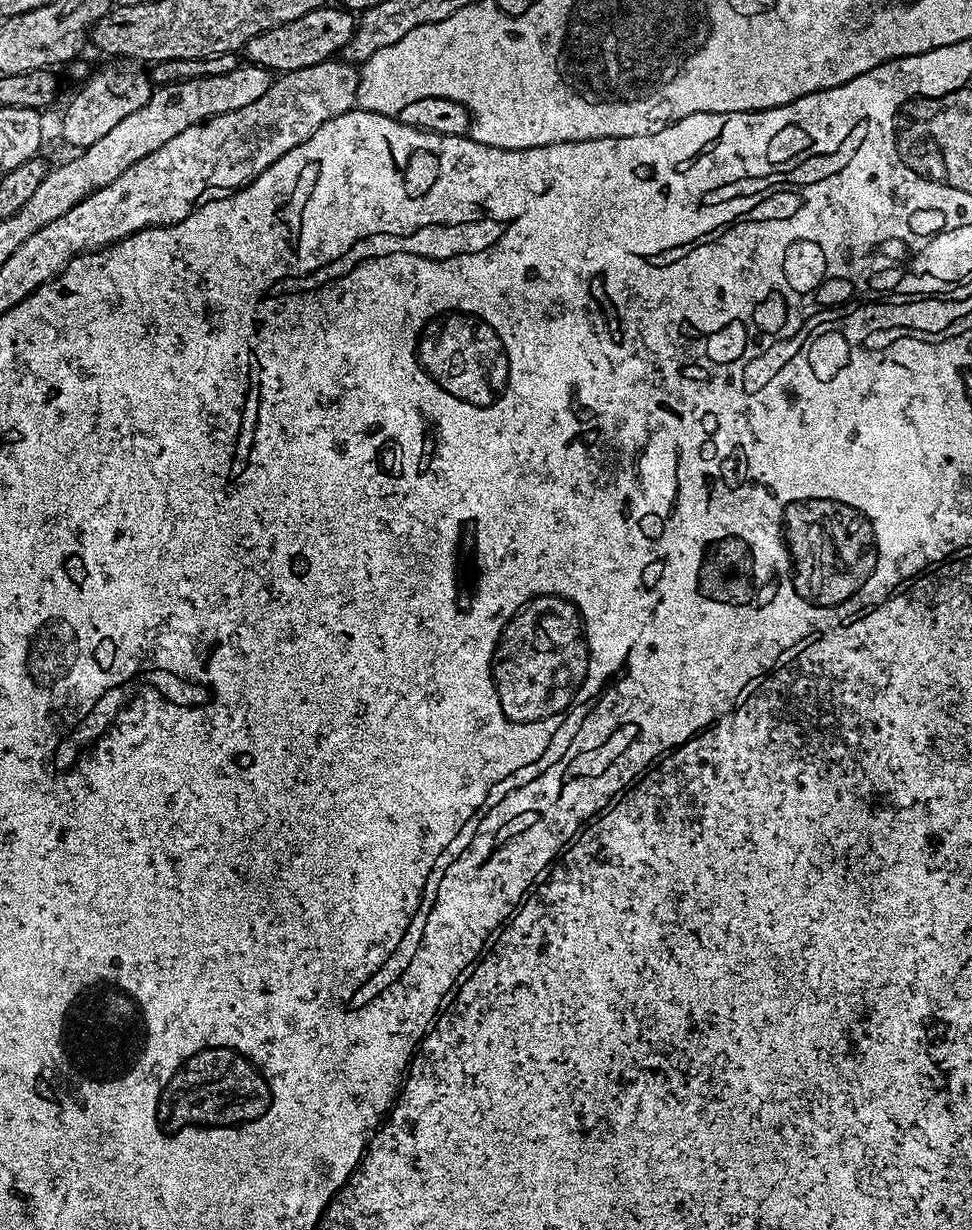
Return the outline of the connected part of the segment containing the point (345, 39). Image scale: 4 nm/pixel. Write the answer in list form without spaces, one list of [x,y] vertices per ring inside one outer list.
[[[325,6],[310,10],[310,14],[302,14],[302,18],[294,18],[294,22],[274,26],[274,30],[266,30],[250,38],[242,52],[243,55],[248,55],[245,56],[247,63],[267,68],[273,74],[306,70],[306,66],[318,66],[339,57],[354,34],[357,19],[357,13],[344,6]]]

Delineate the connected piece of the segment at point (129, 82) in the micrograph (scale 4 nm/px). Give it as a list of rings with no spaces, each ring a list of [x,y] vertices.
[[[112,62],[109,68],[100,68],[92,77],[89,75],[83,81],[85,84],[81,86],[80,93],[69,102],[60,128],[64,131],[65,142],[73,144],[73,149],[83,150],[94,146],[94,142],[114,130],[122,118],[130,118],[134,110],[142,110],[142,106],[150,102],[154,85],[149,73],[139,72],[136,68],[123,68],[120,64],[123,63]]]

